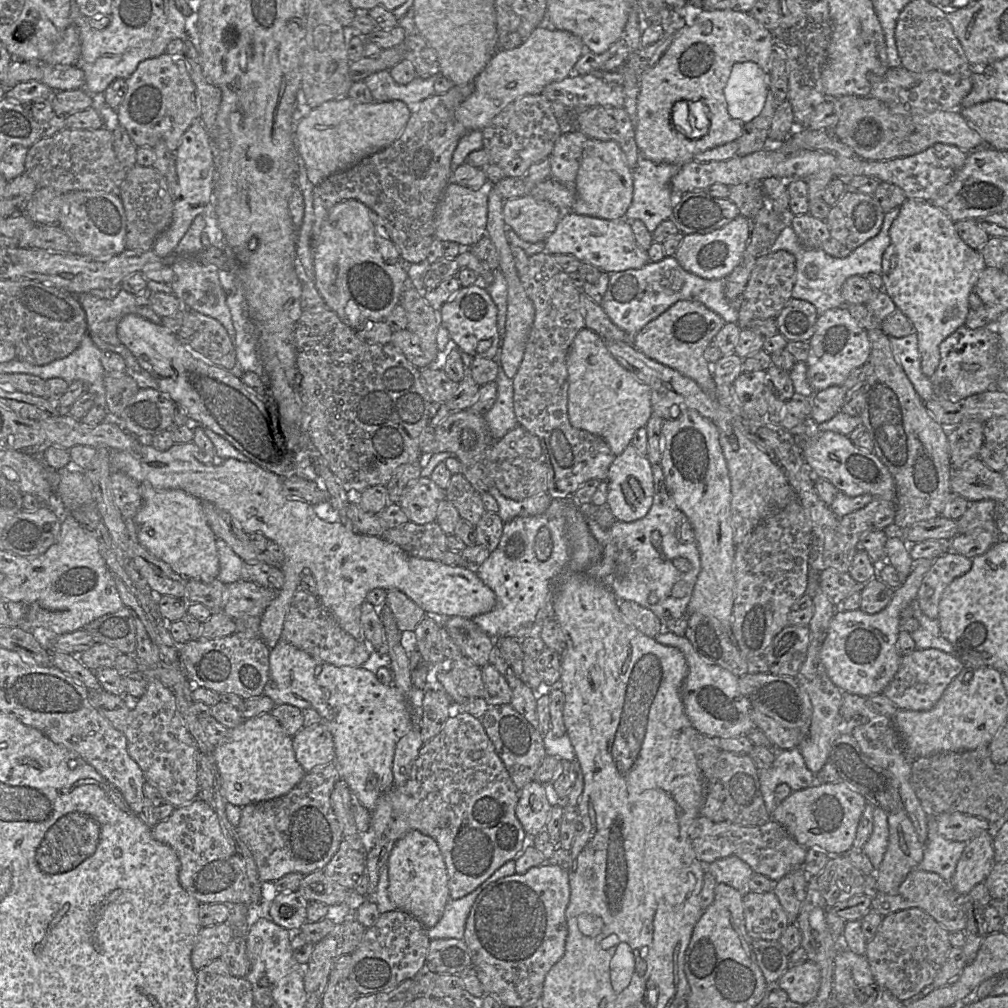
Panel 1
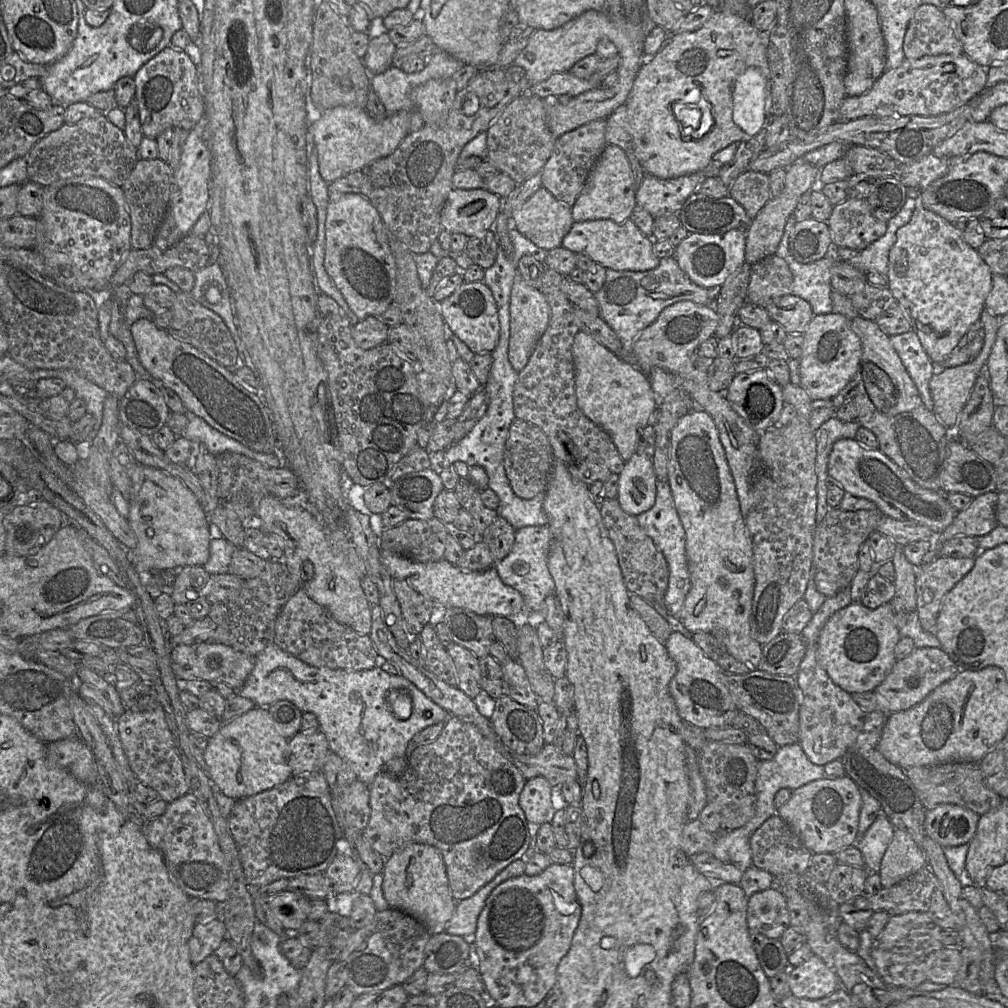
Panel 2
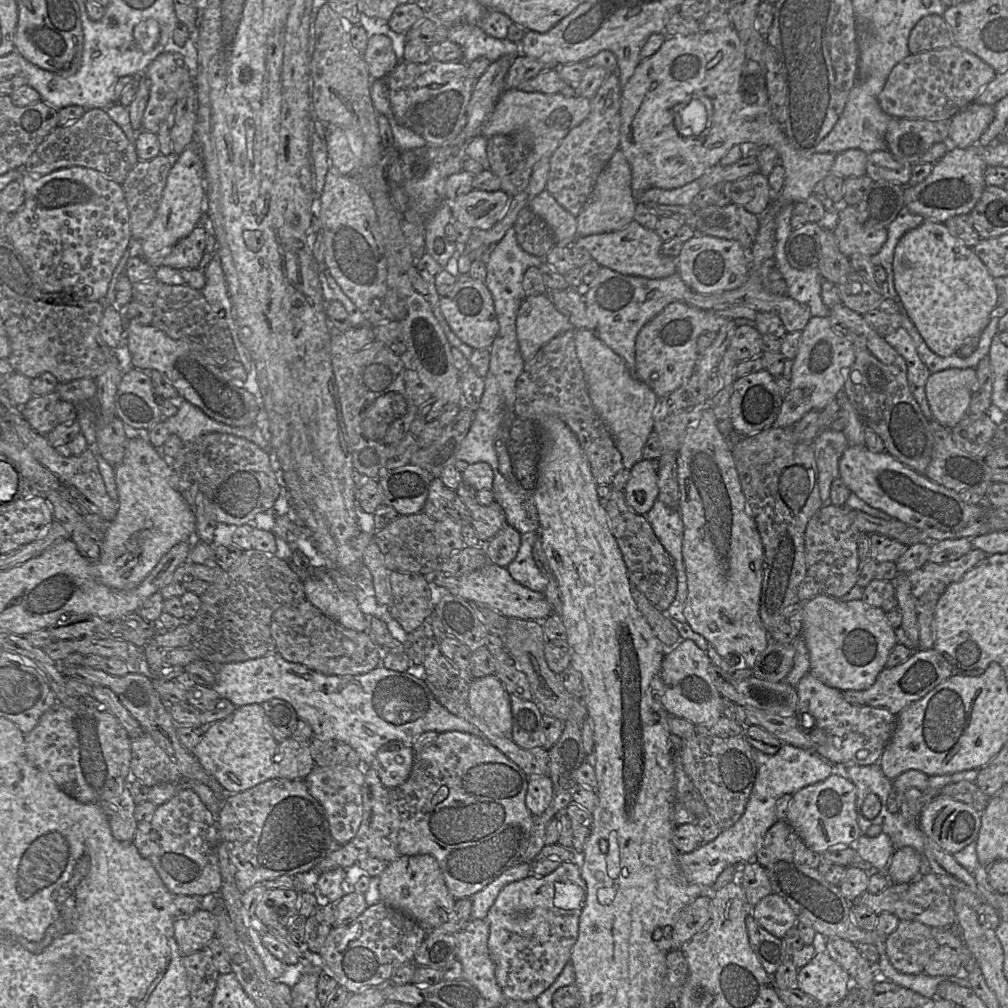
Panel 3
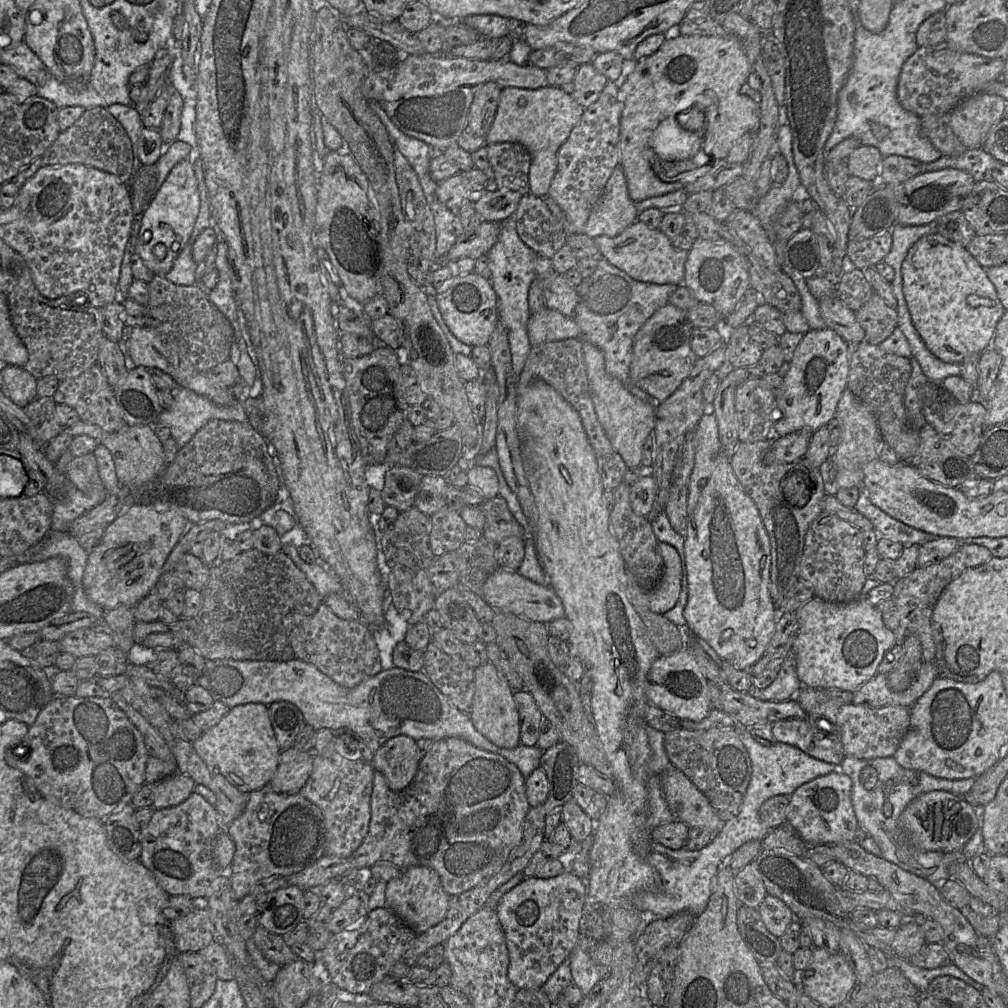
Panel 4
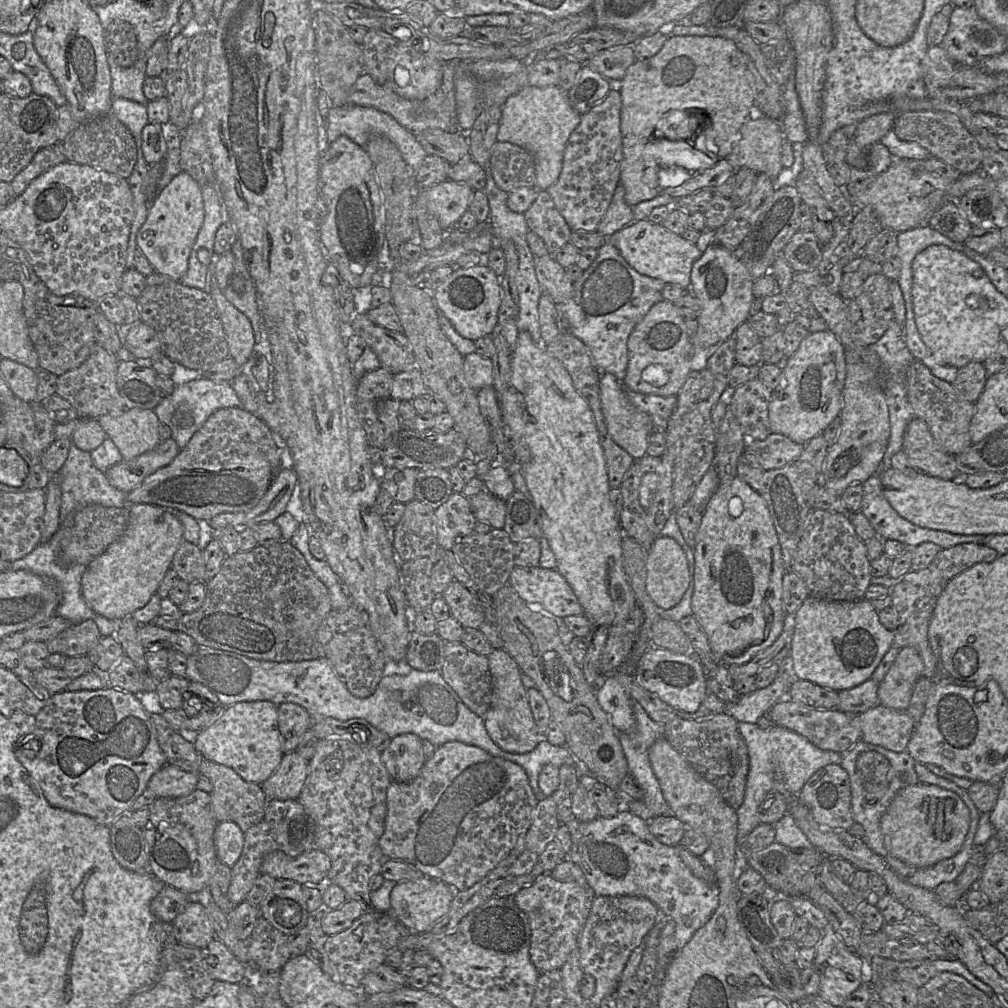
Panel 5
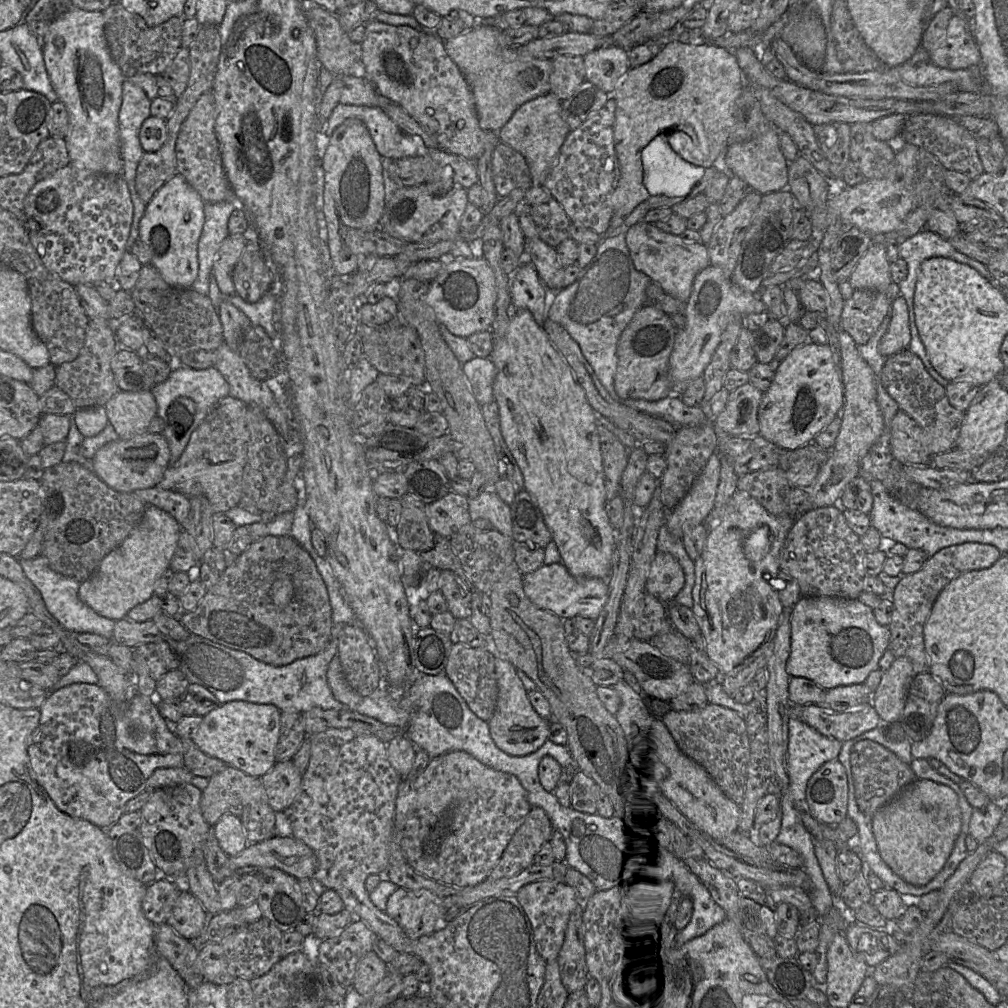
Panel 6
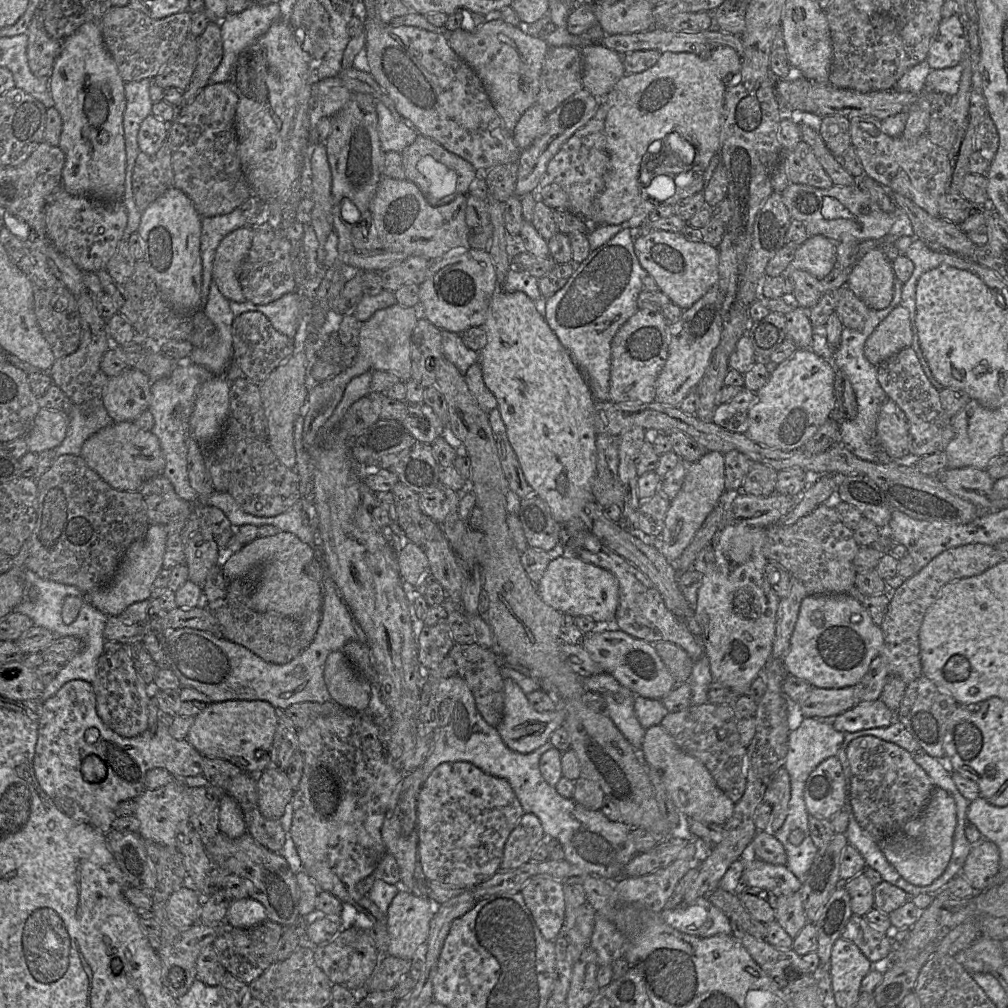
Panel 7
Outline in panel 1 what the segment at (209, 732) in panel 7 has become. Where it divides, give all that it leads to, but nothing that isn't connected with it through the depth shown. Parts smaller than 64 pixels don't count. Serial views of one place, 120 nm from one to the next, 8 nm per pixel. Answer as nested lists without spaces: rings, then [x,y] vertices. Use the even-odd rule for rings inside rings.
[[[271,713],[245,719],[237,727],[229,729],[227,736],[214,747],[212,755],[221,778],[222,795],[228,803],[241,808],[251,803],[271,800],[287,794],[306,774],[296,759],[293,737],[284,730]]]

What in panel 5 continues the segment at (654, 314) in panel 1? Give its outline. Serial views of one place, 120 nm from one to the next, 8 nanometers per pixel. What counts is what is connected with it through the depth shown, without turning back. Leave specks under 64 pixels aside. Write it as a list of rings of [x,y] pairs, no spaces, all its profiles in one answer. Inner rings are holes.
[[[610,242],[598,249],[597,257],[581,277],[573,283],[572,297],[557,309],[568,325],[568,331],[580,339],[588,348],[595,367],[601,373],[614,375],[623,385],[628,365],[627,340],[634,327],[643,319],[650,308],[663,300],[662,290],[666,283],[638,273],[622,257],[619,250]],[[623,386],[628,400],[636,409],[649,414],[655,421],[656,430],[666,431],[666,422],[677,406],[676,396],[658,396],[634,392]]]

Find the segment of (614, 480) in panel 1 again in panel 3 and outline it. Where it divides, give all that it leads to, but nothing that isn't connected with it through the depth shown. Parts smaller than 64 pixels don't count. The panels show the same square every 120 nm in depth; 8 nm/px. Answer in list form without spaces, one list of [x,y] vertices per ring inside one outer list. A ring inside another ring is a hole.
[[[641,459],[630,469],[630,478],[623,490],[630,509],[645,516],[658,499],[656,462]]]

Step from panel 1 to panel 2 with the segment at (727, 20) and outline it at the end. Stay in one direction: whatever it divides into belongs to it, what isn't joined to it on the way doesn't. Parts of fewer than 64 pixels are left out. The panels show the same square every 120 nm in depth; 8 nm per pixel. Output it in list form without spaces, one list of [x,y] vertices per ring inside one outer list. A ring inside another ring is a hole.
[[[715,10],[710,18],[704,23],[704,25],[693,32],[682,32],[678,34],[671,35],[669,39],[667,39],[664,46],[658,51],[654,56],[647,58],[647,60],[642,64],[640,67],[638,74],[634,80],[634,83],[632,85],[631,91],[628,95],[628,98],[626,100],[626,106],[628,110],[628,116],[629,116],[629,125],[630,125],[630,132],[633,137],[633,144],[634,144],[634,151],[635,155],[641,164],[644,172],[646,174],[650,174],[652,176],[655,176],[660,179],[672,179],[677,178],[679,176],[684,176],[691,173],[702,173],[711,163],[712,163],[712,156],[726,148],[731,143],[740,143],[742,141],[750,140],[752,137],[754,137],[757,133],[759,133],[760,130],[755,131],[752,134],[749,134],[741,129],[741,127],[737,126],[734,123],[733,120],[733,99],[732,99],[732,90],[734,83],[738,76],[740,76],[747,68],[749,67],[755,67],[758,68],[761,74],[763,75],[765,79],[765,104],[766,104],[766,117],[771,115],[771,72],[768,65],[768,59],[767,59],[767,47],[768,43],[766,40],[766,34],[760,33],[752,24],[750,19],[748,17],[742,17],[738,15],[728,14],[725,12],[721,12],[719,10]],[[688,94],[688,97],[703,97],[710,108],[711,116],[712,118],[709,118],[709,124],[707,124],[707,132],[701,138],[698,139],[683,139],[680,132],[680,123],[675,117],[673,108],[676,103],[682,102],[685,95]]]

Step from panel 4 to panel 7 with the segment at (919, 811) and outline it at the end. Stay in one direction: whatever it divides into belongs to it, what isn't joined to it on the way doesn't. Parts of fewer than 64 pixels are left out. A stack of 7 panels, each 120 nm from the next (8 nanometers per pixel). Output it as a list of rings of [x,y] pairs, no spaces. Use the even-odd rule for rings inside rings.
[[[934,787],[931,798],[920,815],[882,840],[880,846],[886,859],[902,878],[915,886],[928,886],[943,874],[950,862],[956,824],[954,798],[946,790]]]

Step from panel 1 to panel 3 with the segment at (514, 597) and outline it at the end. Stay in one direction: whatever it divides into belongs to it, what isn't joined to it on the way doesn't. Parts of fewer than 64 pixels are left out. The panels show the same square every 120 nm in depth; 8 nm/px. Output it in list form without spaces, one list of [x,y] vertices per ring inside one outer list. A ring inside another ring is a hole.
[[[538,531],[522,534],[517,555],[506,568],[519,584],[535,592],[544,592],[548,579],[536,566],[532,555],[534,543],[538,538]]]

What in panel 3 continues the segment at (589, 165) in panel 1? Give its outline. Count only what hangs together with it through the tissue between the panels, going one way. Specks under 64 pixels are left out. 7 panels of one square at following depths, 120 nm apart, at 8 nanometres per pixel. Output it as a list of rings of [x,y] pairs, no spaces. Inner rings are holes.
[[[619,148],[599,174],[589,198],[576,217],[578,236],[610,233],[624,229],[634,220],[637,203],[632,192],[631,165]]]

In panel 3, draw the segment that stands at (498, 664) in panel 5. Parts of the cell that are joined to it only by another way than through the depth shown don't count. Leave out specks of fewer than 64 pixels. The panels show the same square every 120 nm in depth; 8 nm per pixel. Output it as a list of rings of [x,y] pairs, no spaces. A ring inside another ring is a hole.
[[[497,675],[473,678],[468,696],[469,710],[484,721],[494,733],[511,736],[510,694]]]

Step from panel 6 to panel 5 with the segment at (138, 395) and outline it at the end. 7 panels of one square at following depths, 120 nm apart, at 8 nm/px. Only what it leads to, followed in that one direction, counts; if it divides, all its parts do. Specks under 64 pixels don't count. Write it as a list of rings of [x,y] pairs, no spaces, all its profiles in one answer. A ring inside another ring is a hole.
[[[125,409],[121,414],[102,415],[97,420],[124,460],[153,450],[161,442],[160,421],[154,410]]]

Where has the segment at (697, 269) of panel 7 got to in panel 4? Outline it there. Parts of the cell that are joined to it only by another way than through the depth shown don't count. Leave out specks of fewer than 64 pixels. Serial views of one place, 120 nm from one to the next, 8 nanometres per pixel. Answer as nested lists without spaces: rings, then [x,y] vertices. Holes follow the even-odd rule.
[[[637,219],[618,236],[598,236],[593,239],[599,255],[631,278],[654,284],[683,284],[689,251],[675,248],[672,241],[659,229],[650,228]]]

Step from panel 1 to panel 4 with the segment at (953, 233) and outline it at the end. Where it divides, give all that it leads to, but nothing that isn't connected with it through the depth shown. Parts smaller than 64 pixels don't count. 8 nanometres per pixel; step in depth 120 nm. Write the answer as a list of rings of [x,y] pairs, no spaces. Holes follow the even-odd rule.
[[[938,232],[925,235],[909,249],[901,273],[912,322],[936,357],[962,364],[967,355],[982,353],[991,346],[1005,309],[986,269],[965,247]]]

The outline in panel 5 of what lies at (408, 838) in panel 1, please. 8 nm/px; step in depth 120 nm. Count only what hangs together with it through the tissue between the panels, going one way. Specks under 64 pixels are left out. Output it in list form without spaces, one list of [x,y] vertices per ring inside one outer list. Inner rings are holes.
[[[430,877],[396,883],[390,893],[391,912],[411,932],[430,932],[449,911],[455,891],[445,882]]]

